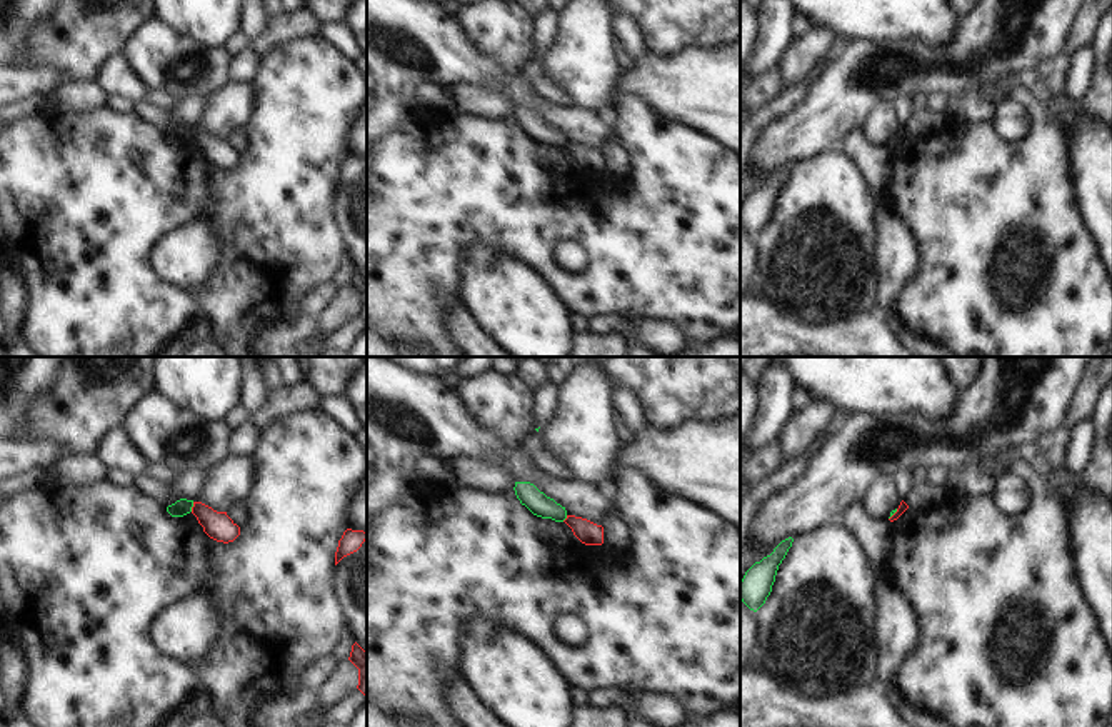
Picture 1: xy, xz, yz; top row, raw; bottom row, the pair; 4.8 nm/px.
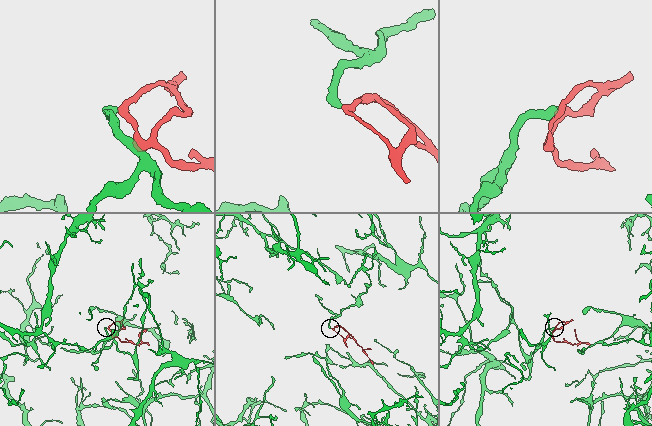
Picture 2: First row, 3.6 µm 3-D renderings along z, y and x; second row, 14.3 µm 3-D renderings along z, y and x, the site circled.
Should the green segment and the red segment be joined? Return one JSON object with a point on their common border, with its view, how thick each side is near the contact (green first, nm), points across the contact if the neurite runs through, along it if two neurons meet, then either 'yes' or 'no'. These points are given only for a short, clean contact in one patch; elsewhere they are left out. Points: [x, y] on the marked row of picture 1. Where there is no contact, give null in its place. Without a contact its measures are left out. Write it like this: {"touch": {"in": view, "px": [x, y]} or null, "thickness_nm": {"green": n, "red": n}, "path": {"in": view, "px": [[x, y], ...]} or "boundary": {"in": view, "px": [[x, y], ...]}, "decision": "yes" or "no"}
{"touch": {"in": "xy", "px": [192, 506]}, "thickness_nm": {"green": 80, "red": 140}, "boundary": {"in": "xy", "px": [[194, 502], [190, 511]]}, "decision": "no"}

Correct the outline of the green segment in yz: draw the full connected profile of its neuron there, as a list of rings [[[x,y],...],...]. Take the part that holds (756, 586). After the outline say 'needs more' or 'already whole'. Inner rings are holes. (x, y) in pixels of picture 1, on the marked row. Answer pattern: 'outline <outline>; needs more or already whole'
outline [[[794,539],[782,540],[770,555],[755,562],[740,580],[740,600],[757,612],[767,600],[775,582],[779,565],[785,559]]]; already whole

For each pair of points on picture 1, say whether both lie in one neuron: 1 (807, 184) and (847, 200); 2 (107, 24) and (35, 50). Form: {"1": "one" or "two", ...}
{"1": "one", "2": "one"}

